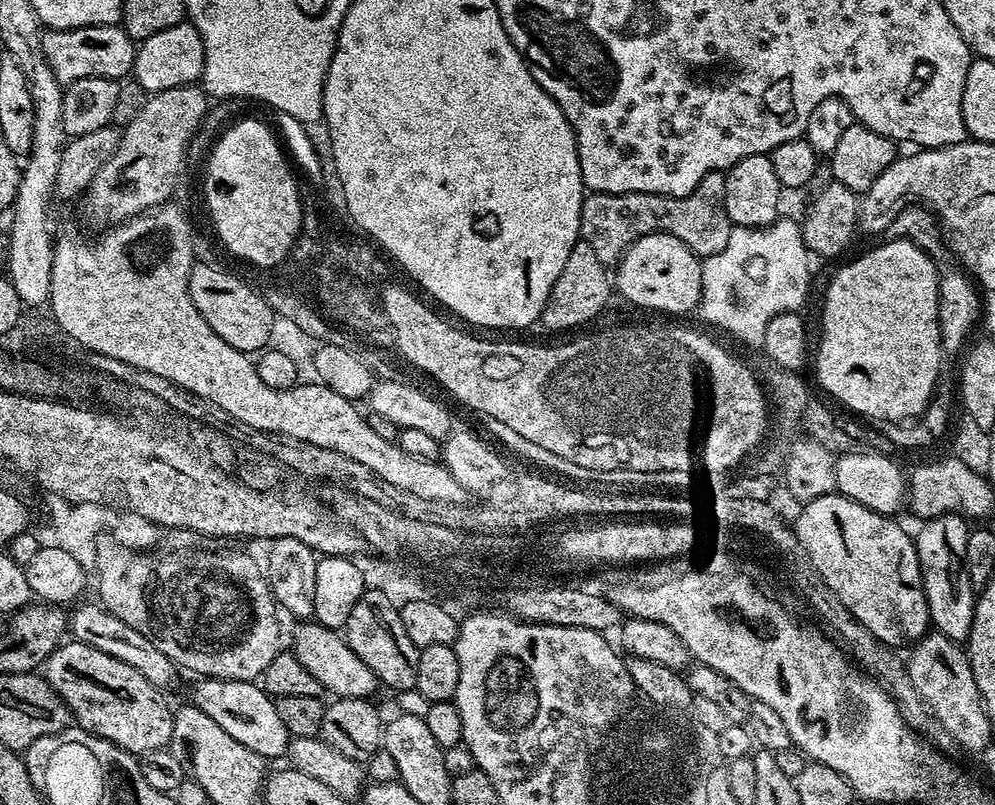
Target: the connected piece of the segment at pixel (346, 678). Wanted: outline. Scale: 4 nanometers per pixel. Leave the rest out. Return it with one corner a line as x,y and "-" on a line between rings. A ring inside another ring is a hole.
300,622
296,628
296,633
292,636
291,647
296,653
296,657
318,678
321,689
325,693
333,692
333,697
341,696
363,696
371,697
372,691
378,688
378,681
374,673
358,658
358,654
347,642
347,639
337,629
328,628
319,622

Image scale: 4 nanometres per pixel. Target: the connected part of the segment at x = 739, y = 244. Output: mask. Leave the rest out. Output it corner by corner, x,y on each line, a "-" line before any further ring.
773,223
769,227
733,227
728,233
728,241
722,245
720,251
703,261
700,269
698,313
700,312
706,323
713,324
732,336
739,332
763,334
770,320
780,312
800,308
799,304
808,296
809,257
801,246
801,237
788,232
787,226
780,223

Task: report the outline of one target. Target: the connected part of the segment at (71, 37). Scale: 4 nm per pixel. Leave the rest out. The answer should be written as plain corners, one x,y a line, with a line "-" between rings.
95,24
85,28
54,28
41,31
40,34
40,53
45,56
54,78
64,86
82,78
95,76
119,81
131,73
136,50
137,45
124,33
123,27
114,24

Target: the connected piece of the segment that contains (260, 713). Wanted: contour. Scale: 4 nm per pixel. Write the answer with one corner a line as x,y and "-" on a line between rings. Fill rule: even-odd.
200,678
195,681
191,707
202,710
206,718
214,718
234,742
242,742
254,754
265,759
282,757
289,751
292,737
277,712
273,697
264,691
259,683
250,680
218,680

